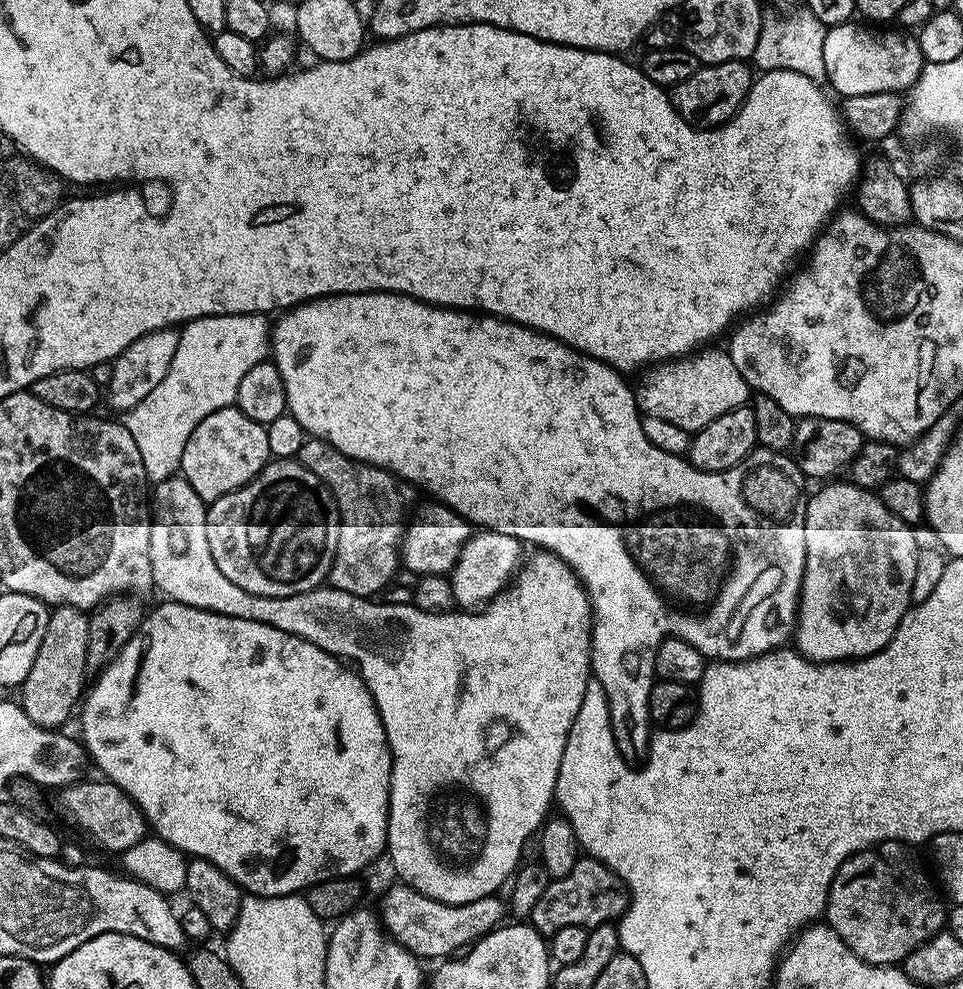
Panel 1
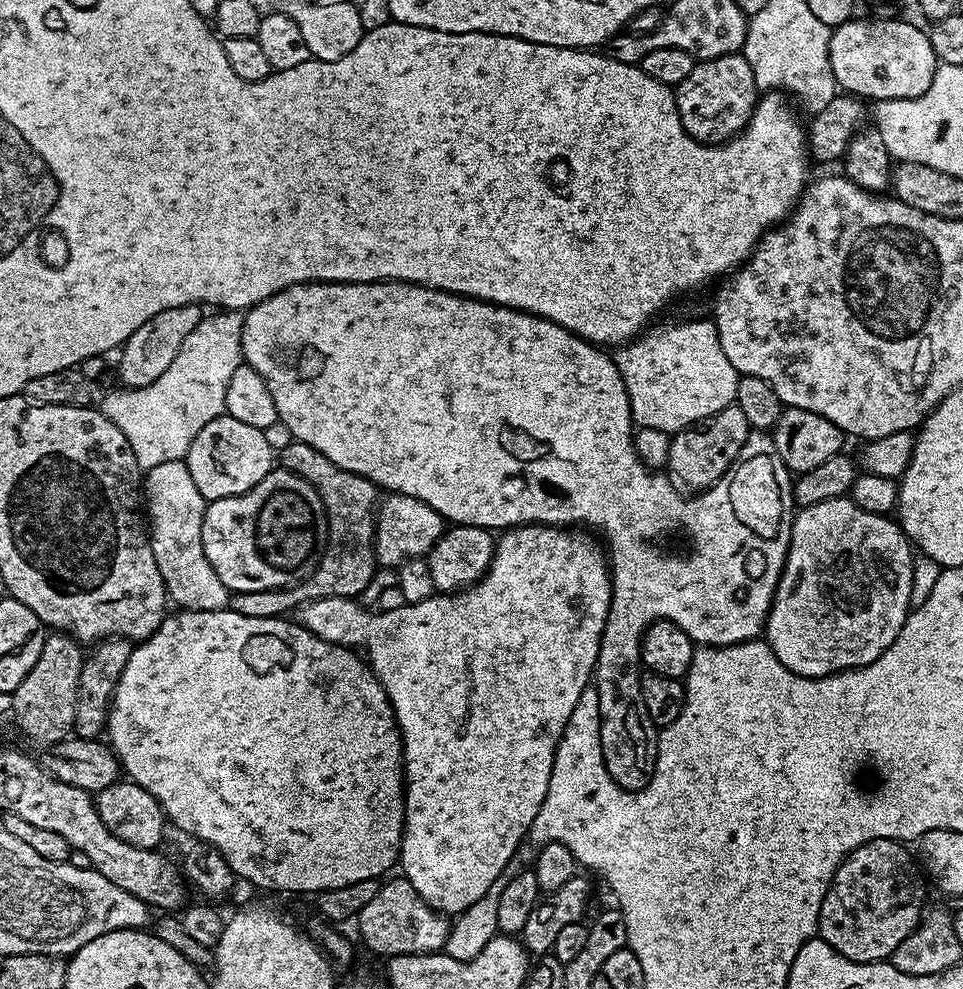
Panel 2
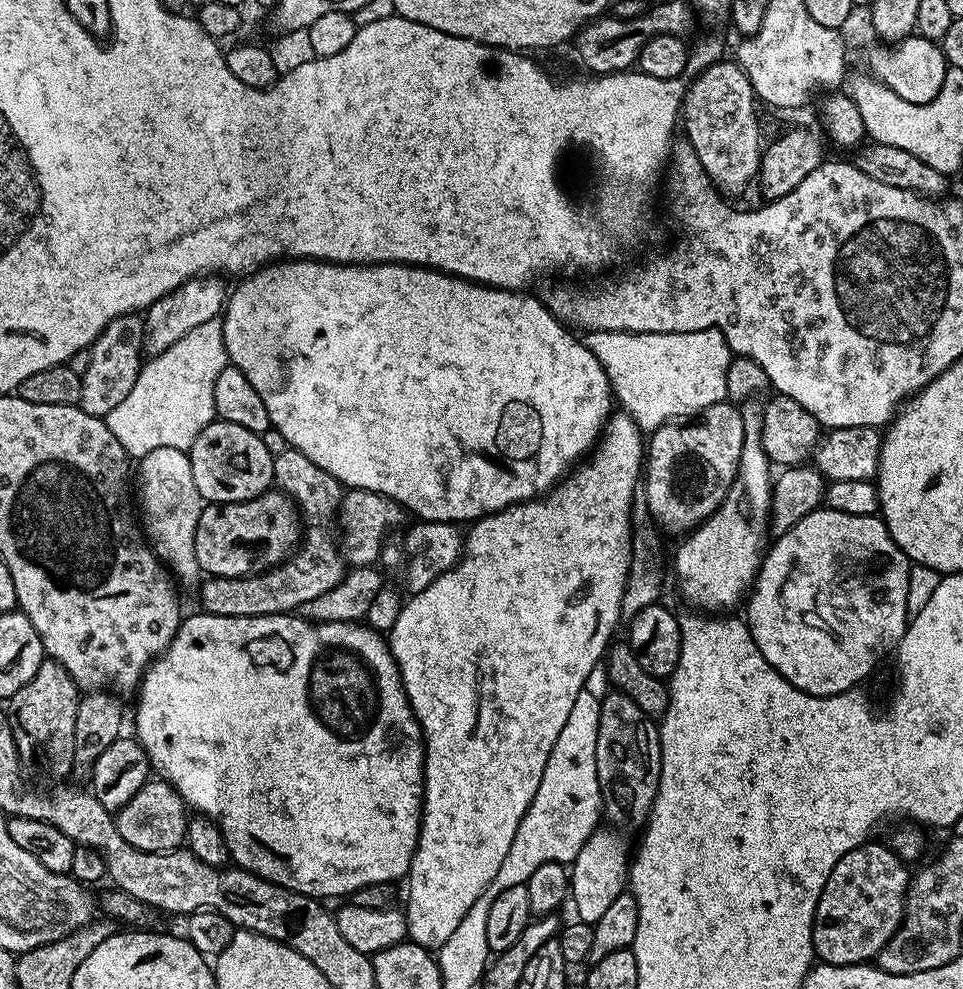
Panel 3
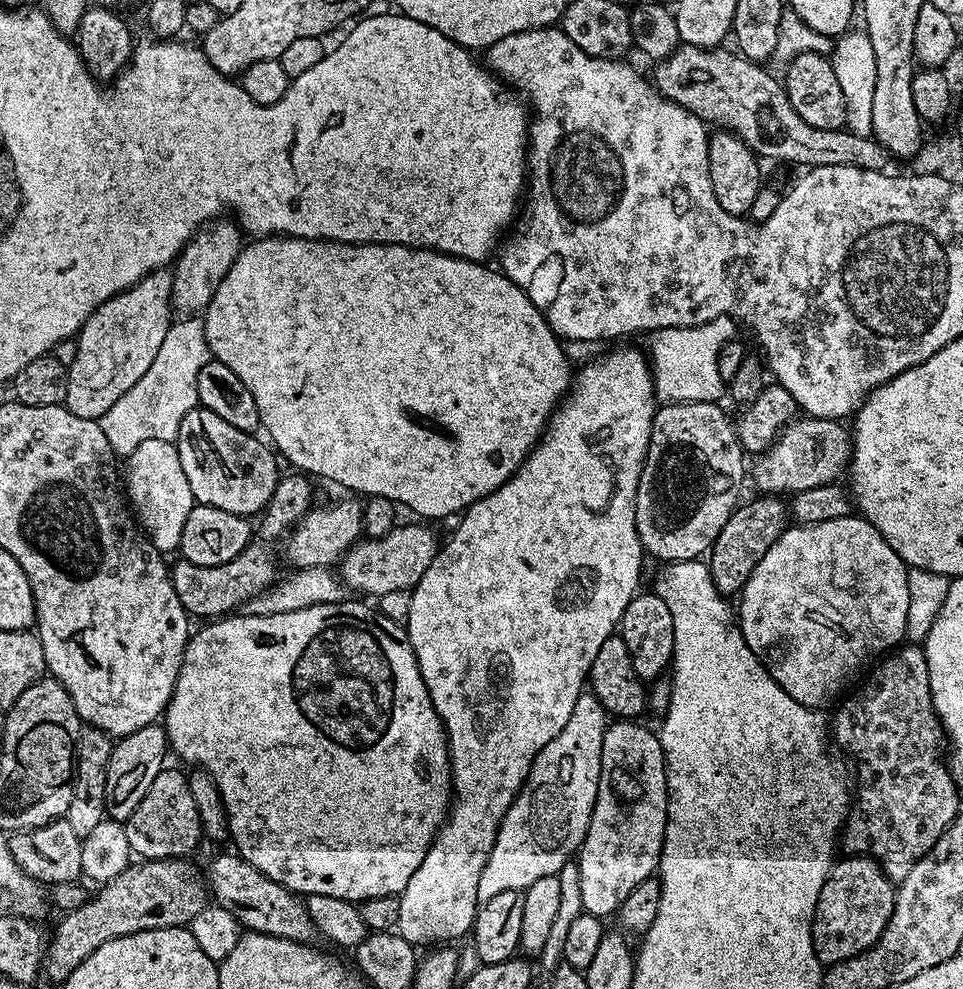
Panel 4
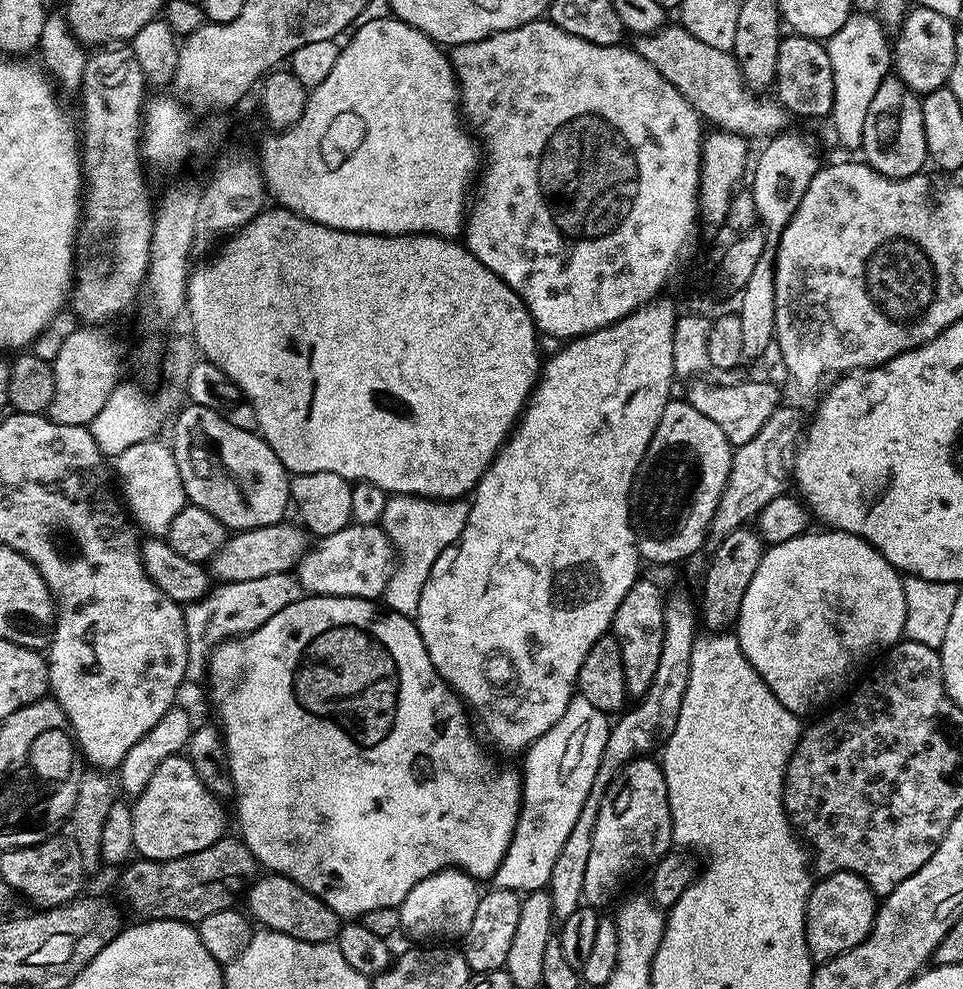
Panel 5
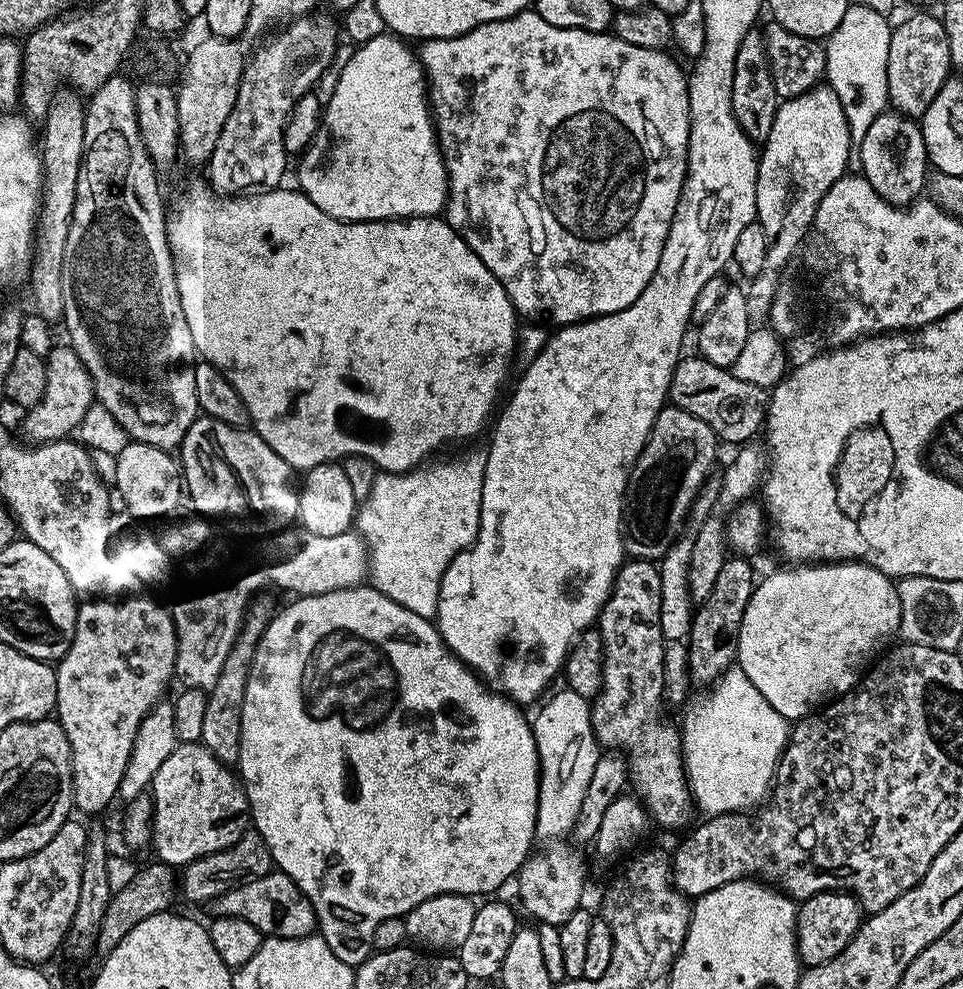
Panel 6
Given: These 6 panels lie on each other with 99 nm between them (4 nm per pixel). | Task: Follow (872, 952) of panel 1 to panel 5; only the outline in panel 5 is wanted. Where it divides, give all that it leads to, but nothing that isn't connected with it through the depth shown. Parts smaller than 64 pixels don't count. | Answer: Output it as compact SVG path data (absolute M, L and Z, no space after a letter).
M835 872L829 876L820 876L813 883L804 915L804 937L813 961L833 960L838 954L861 944L872 933L877 907L876 893L858 874Z

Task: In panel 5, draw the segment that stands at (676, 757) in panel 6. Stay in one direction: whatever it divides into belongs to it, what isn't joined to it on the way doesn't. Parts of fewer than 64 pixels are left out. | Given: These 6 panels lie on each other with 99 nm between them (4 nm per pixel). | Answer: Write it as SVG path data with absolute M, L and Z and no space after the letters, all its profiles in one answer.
M648 578L633 579L612 619L610 632L616 637L618 650L622 650L622 670L626 674L629 697L639 698L646 694L650 681L654 679L654 670L658 670L658 654L662 654L665 599L661 585L653 584Z

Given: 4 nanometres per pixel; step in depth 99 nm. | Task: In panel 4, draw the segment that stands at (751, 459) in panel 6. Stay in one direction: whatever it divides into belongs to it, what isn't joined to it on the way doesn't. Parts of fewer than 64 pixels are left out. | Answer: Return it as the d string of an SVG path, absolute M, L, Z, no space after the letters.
M804 414L793 419L755 460L756 465L750 468L750 480L764 494L784 494L784 491L795 494L814 486L835 484L849 471L852 463L852 433L839 420L818 420Z

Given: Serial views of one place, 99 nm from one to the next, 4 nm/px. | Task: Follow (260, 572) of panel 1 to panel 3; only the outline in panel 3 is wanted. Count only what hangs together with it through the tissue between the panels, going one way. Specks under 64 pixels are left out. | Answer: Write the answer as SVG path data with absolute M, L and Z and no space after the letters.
M269 490L233 504L205 503L200 510L198 530L194 530L194 554L201 573L208 576L251 576L253 572L274 568L293 555L292 547L300 540L300 524L302 517L295 500L279 490Z

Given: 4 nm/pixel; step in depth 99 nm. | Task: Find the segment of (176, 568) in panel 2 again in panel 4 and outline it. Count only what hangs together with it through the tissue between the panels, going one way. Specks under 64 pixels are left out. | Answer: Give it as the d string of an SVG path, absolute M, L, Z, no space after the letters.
M149 438L138 450L126 457L126 500L143 533L161 554L175 553L180 546L182 526L193 506L190 482L182 471L175 443L162 438Z

